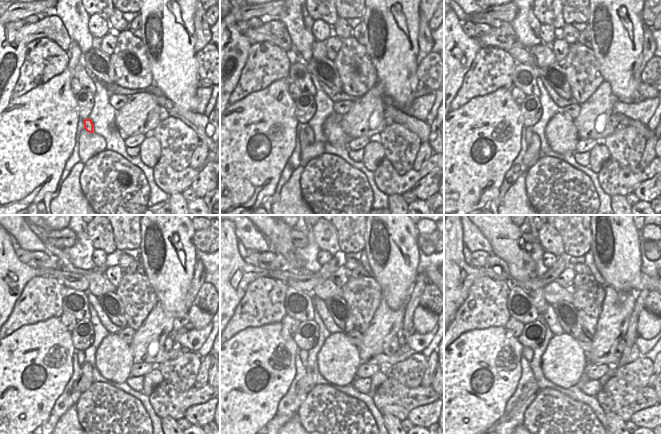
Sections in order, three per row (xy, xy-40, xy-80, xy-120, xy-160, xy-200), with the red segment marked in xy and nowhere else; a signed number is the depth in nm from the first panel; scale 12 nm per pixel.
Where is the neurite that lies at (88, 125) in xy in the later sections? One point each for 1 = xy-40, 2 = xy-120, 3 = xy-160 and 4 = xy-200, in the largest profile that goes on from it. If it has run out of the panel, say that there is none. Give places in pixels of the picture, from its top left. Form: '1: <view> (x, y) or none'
1: xy-40 (310, 139)
2: xy-120 (83, 382)
3: xy-160 (306, 384)
4: xy-200 (530, 388)

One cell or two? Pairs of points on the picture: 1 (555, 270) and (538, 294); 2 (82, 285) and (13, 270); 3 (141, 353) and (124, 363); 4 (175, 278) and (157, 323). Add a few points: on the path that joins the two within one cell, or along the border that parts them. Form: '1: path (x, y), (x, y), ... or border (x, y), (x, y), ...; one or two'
1: border (542, 287), (538, 287), (529, 293); two
2: path (65, 277), (47, 272), (30, 272); one
3: border (128, 344), (133, 364); two
4: border (158, 301), (161, 307), (177, 322); two

